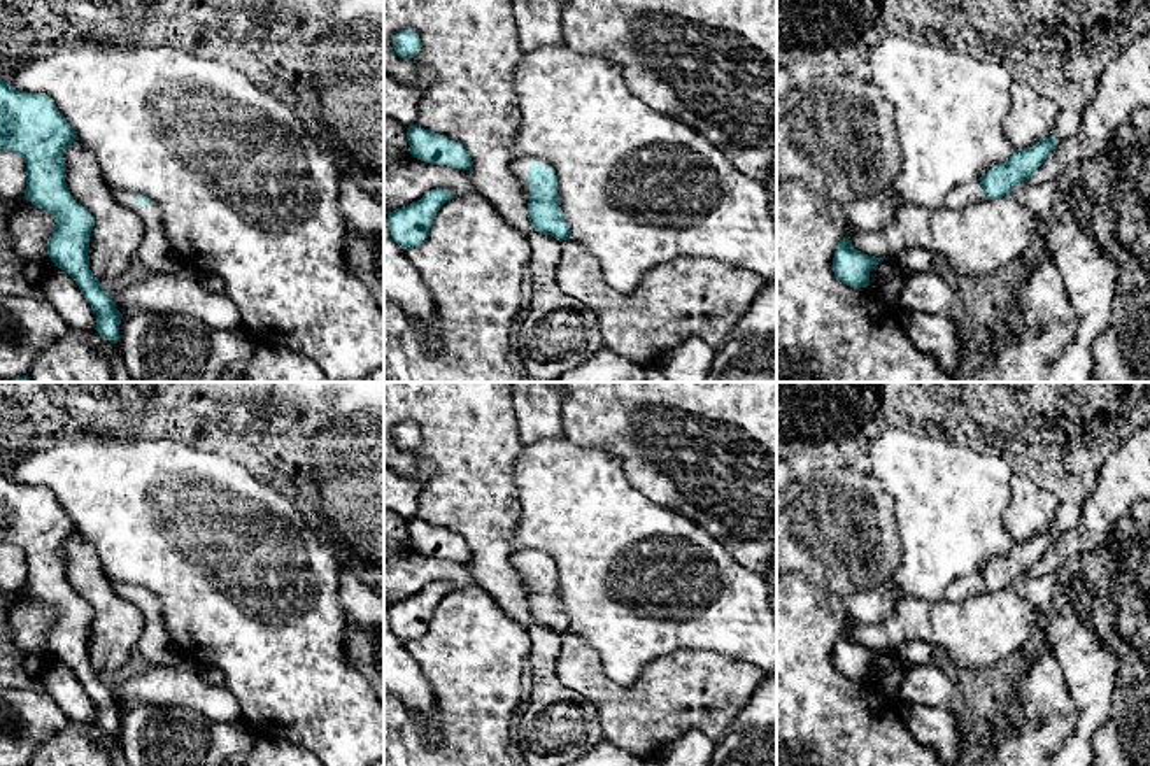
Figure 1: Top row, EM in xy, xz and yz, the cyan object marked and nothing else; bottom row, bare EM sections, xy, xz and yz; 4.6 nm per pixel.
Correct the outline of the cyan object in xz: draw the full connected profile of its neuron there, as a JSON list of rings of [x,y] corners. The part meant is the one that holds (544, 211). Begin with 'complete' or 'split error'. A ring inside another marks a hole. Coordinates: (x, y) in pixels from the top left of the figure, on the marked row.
split error | [[[521,156],[512,163],[514,174],[521,179],[528,202],[528,217],[538,233],[563,242],[571,238],[557,196],[557,177],[552,165],[536,156]]]

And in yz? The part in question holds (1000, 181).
split error | [[[1052,133],[1029,149],[1015,149],[1006,163],[996,165],[978,181],[971,181],[950,189],[943,200],[943,205],[952,210],[961,210],[966,205],[982,202],[985,198],[996,200],[1010,196],[1015,186],[1033,177],[1033,174],[1045,163],[1055,145],[1057,137]]]

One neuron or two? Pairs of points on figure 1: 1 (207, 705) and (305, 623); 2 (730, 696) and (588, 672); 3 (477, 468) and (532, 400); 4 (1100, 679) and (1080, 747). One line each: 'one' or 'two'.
1: two
2: one
3: two
4: one

